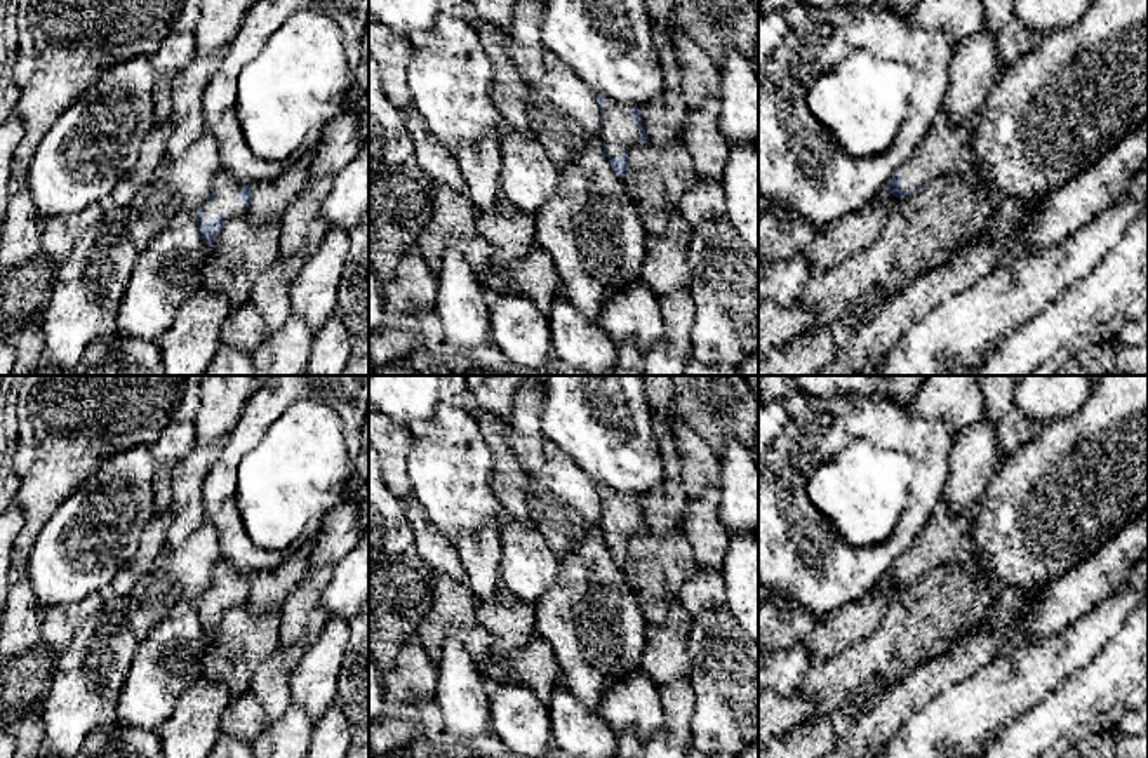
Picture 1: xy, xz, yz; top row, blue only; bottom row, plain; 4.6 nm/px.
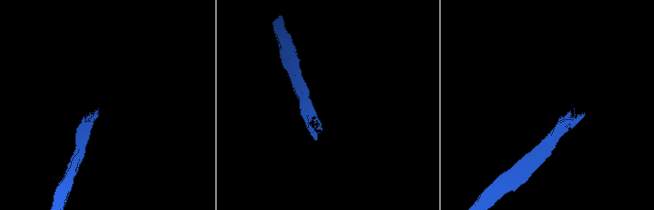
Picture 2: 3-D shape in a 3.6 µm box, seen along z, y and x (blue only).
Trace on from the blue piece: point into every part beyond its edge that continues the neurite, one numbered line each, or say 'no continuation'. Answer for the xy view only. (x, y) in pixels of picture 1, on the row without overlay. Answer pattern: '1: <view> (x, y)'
1: xy (228, 595)

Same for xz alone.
1: xz (620, 520)

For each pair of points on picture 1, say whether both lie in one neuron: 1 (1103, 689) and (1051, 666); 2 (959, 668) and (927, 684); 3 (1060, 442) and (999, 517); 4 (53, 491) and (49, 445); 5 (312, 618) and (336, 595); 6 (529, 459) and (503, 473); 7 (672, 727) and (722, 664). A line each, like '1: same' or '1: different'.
1: different
2: same
3: same
4: same
5: different
6: different
7: different

